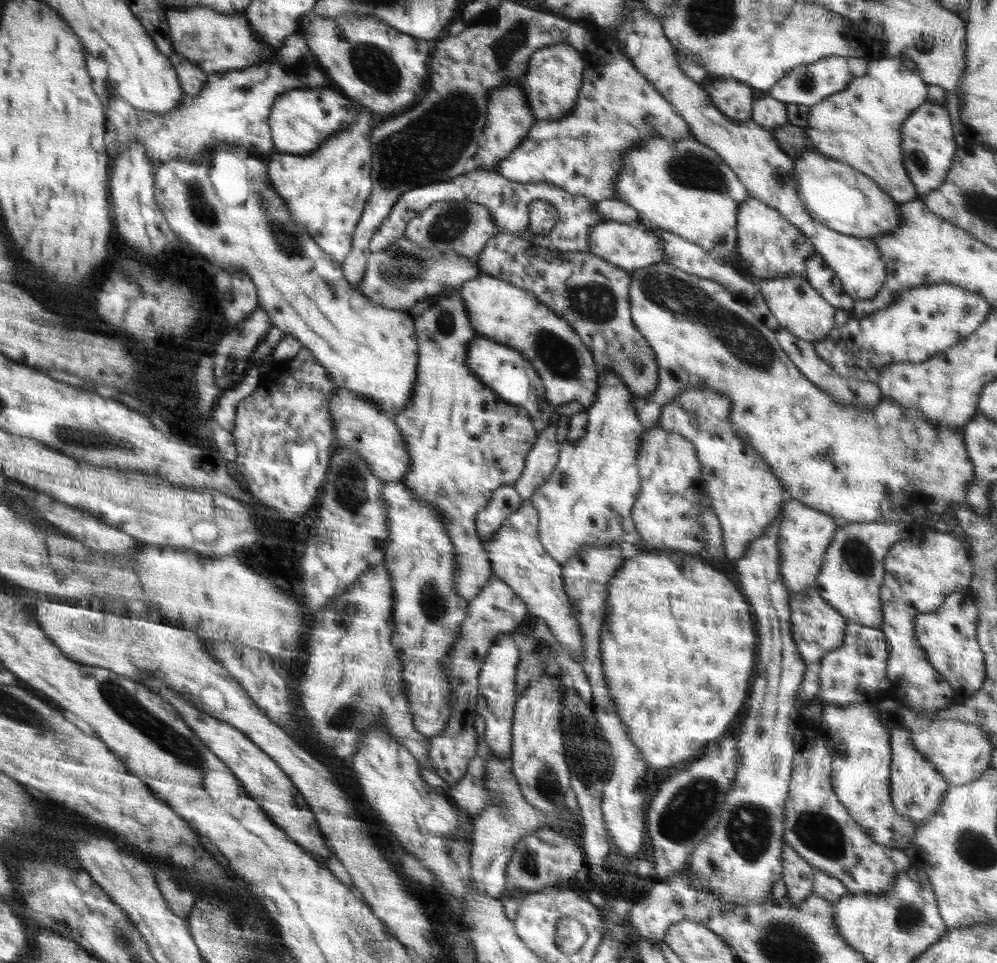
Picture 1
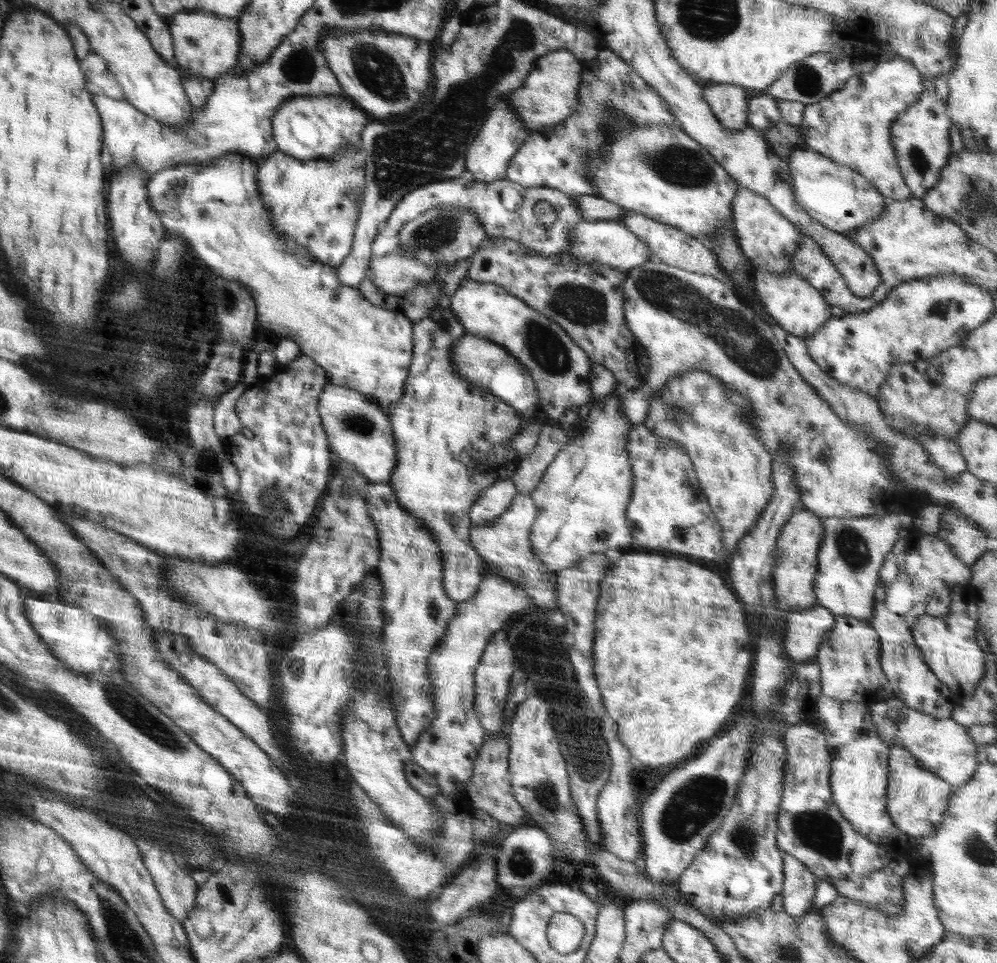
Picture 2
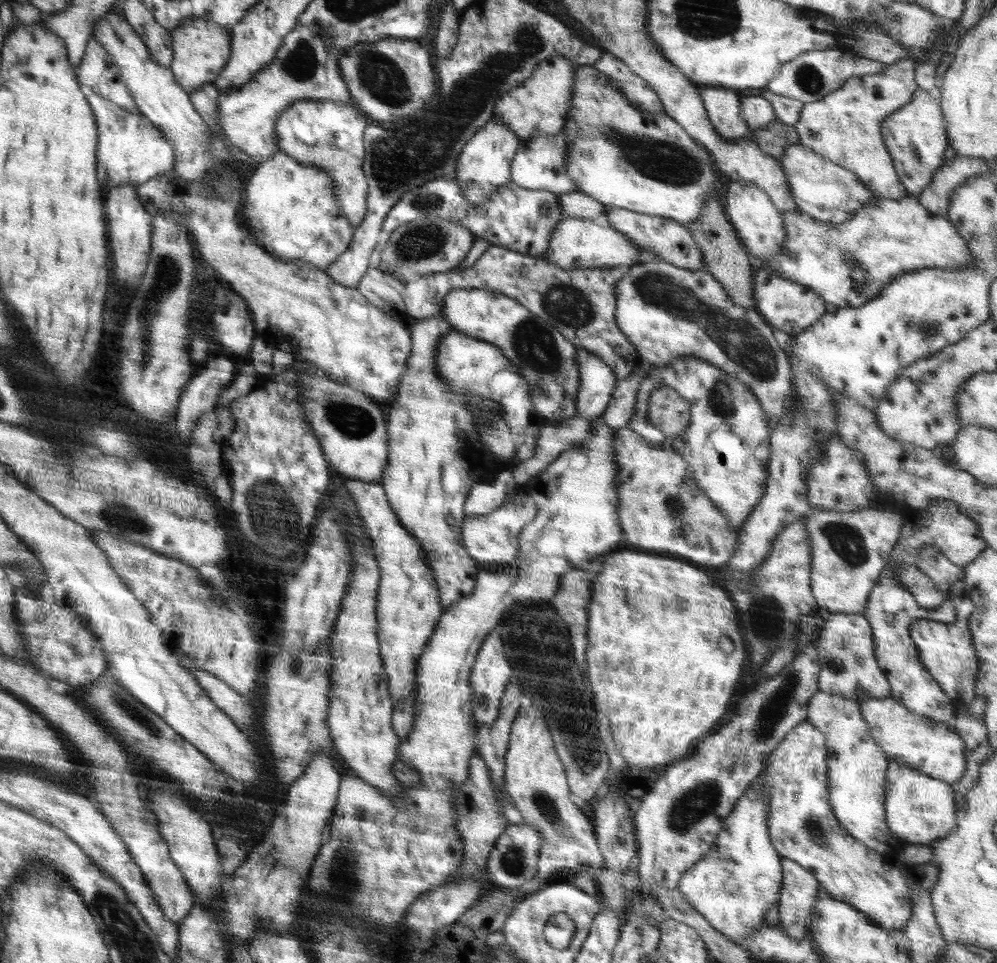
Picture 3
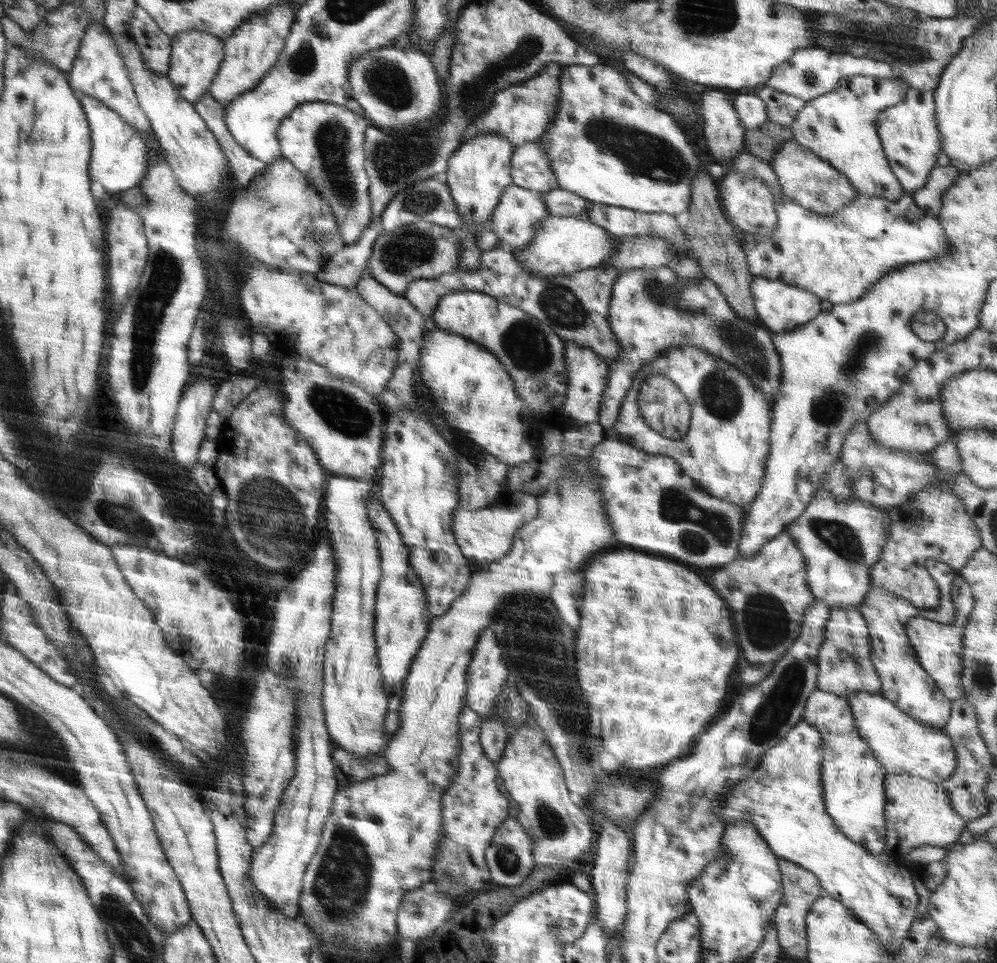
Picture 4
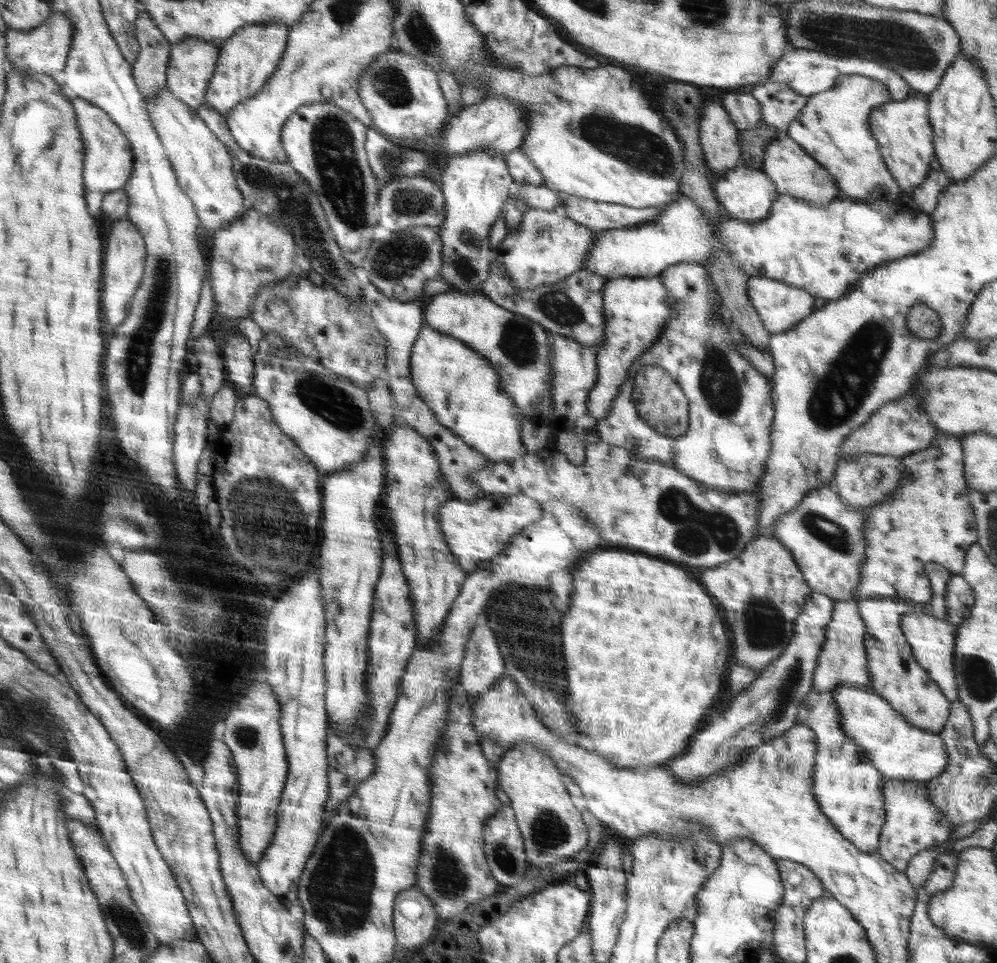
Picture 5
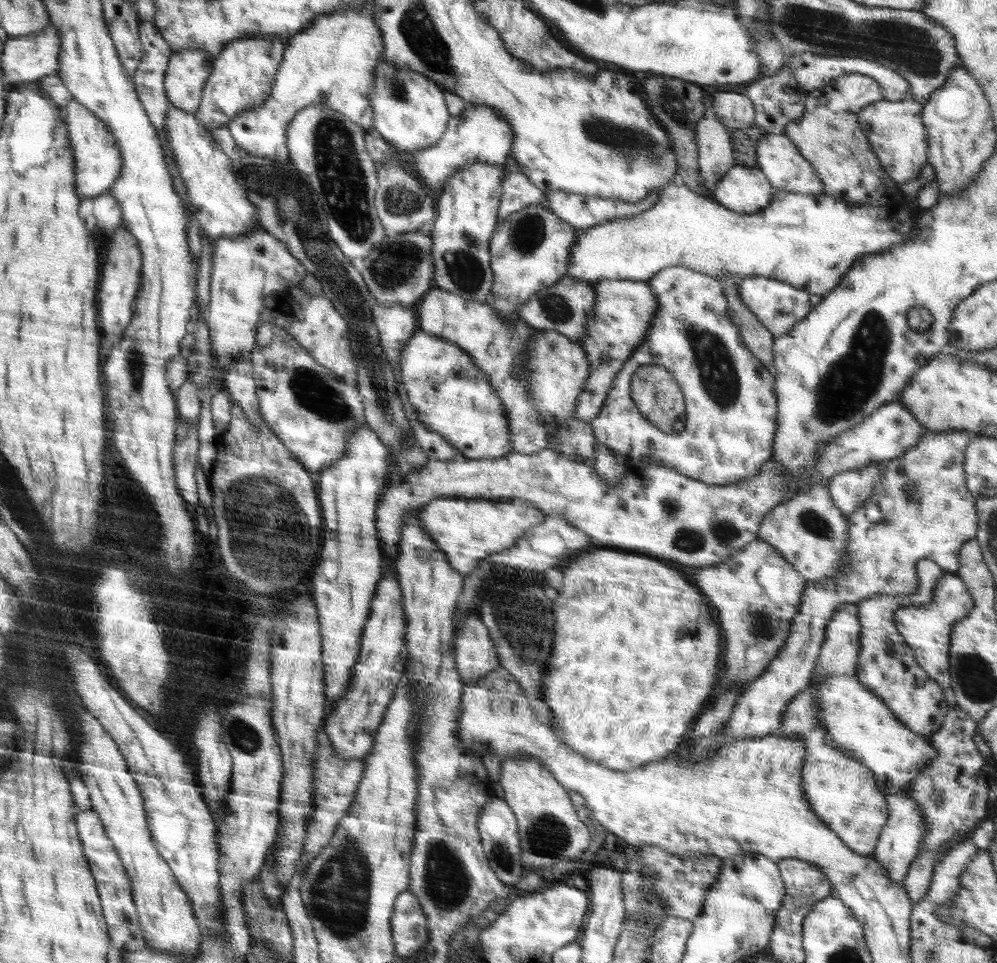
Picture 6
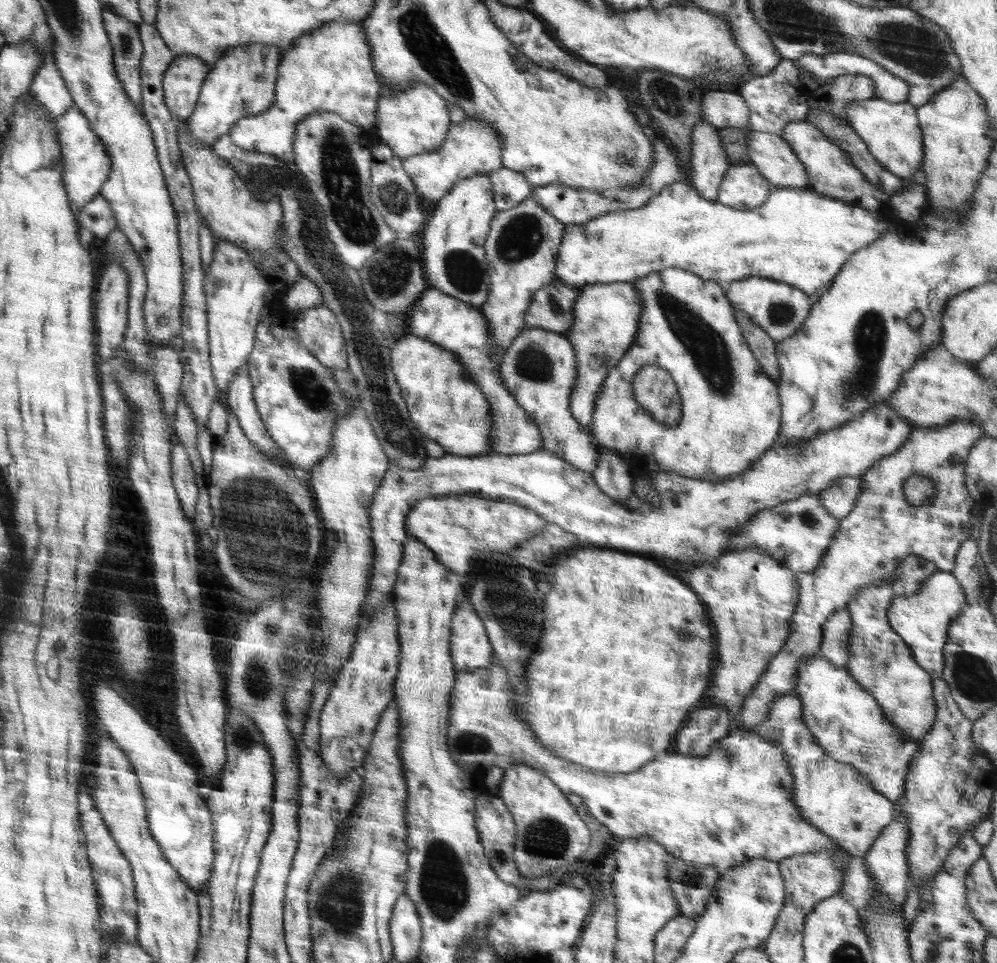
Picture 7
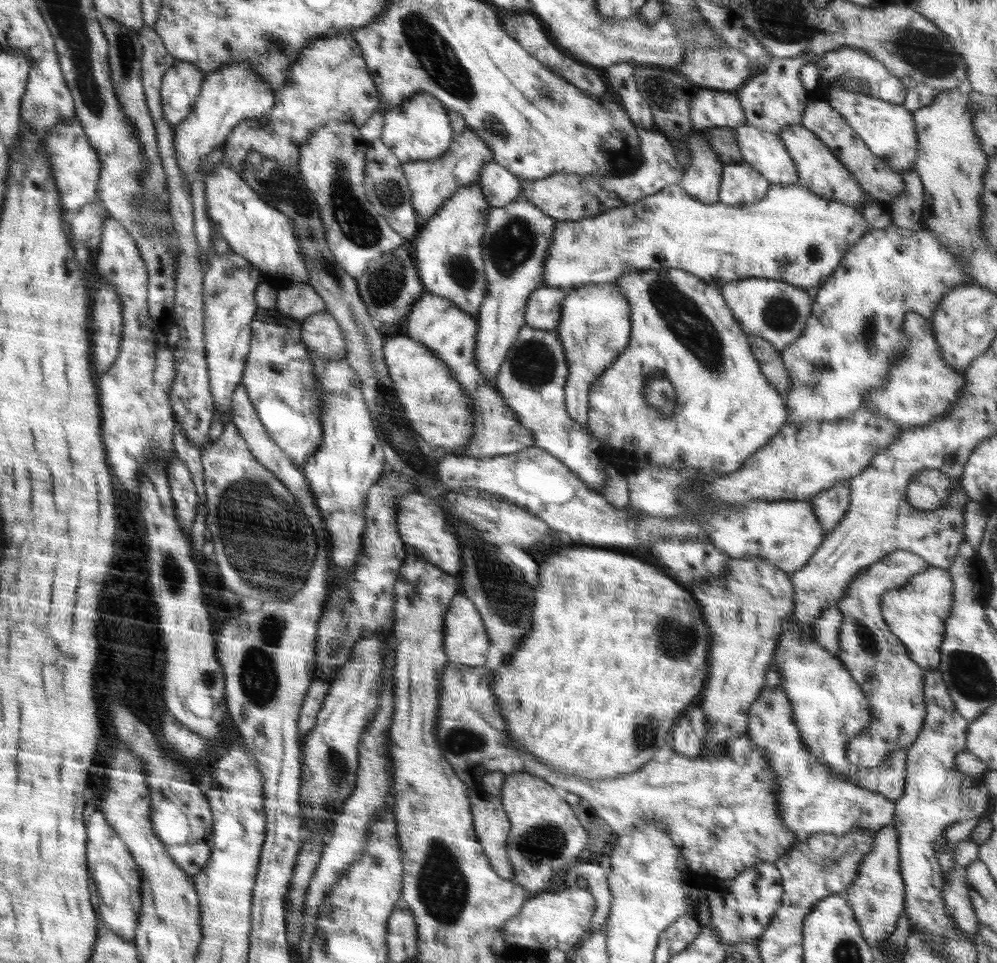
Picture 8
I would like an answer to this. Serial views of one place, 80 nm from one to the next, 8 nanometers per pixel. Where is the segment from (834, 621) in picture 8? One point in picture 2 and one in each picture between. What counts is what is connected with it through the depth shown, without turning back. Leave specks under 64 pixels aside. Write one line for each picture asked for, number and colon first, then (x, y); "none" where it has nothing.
2: (849, 659)
3: (849, 669)
4: (844, 665)
5: (842, 660)
6: (839, 652)
7: (835, 633)

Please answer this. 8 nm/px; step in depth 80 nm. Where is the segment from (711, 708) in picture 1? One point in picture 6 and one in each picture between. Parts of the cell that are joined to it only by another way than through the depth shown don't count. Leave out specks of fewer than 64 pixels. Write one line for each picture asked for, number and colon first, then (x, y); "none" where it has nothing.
2: (669, 692)
3: (657, 632)
4: (654, 651)
5: (643, 644)
6: (635, 654)

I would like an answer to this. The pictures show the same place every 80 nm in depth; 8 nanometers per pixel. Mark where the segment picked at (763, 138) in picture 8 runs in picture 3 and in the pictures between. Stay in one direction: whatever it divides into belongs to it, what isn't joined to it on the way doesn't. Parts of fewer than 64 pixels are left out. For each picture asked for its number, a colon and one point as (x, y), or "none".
3: (829, 193)
4: (805, 178)
5: (794, 172)
6: (778, 158)
7: (771, 154)

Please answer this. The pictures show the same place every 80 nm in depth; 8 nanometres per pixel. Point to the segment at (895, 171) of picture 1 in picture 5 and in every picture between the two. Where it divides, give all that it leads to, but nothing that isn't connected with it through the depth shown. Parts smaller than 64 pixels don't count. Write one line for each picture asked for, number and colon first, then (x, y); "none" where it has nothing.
2: (852, 126)
3: (844, 126)
4: (839, 127)
5: (833, 127)

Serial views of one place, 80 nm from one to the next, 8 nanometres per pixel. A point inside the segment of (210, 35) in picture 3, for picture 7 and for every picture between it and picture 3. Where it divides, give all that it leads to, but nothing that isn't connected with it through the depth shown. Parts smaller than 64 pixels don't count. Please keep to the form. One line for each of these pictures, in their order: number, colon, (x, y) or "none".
4: (196, 56)
5: (193, 62)
6: (187, 72)
7: (183, 81)

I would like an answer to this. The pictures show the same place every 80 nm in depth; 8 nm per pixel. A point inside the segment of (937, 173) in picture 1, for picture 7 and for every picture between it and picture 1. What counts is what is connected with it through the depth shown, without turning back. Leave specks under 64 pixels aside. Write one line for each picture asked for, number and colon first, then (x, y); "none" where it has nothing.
2: (920, 137)
3: (914, 135)
4: (908, 132)
5: (902, 129)
6: (895, 131)
7: (891, 131)

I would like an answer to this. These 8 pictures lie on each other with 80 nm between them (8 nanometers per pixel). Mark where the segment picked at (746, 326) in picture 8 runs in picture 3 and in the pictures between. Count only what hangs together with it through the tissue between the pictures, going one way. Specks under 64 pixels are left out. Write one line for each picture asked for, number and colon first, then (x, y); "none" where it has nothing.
3: (786, 305)
4: (781, 307)
5: (780, 306)
6: (779, 306)
7: (779, 308)

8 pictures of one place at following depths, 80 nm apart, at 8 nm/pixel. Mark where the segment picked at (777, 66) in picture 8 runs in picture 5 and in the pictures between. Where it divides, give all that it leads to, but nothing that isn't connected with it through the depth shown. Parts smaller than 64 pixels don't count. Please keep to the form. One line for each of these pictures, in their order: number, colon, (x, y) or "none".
5: (780, 108)
6: (776, 98)
7: (775, 99)

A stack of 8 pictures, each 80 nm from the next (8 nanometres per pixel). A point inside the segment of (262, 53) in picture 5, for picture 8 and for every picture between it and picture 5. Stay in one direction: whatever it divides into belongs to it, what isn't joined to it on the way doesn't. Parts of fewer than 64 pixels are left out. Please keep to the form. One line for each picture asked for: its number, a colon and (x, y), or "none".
6: (243, 75)
7: (242, 83)
8: (233, 93)

